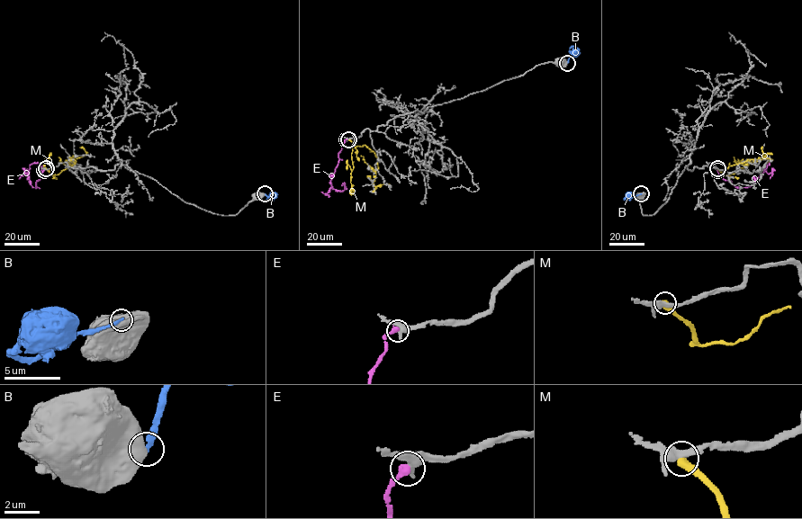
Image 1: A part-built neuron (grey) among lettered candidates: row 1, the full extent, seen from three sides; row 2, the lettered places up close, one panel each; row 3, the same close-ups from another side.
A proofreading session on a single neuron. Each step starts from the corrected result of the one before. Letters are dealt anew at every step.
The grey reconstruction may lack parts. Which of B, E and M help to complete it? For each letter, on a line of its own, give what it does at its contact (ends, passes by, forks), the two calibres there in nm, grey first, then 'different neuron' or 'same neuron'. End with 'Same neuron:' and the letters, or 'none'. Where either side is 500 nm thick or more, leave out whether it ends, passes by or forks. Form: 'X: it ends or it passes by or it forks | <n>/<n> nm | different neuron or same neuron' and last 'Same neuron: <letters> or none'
B: 700/320 nm | different neuron
E: it ends | 400/440 nm | different neuron
M: 400/500 nm | different neuron
Same neuron: none

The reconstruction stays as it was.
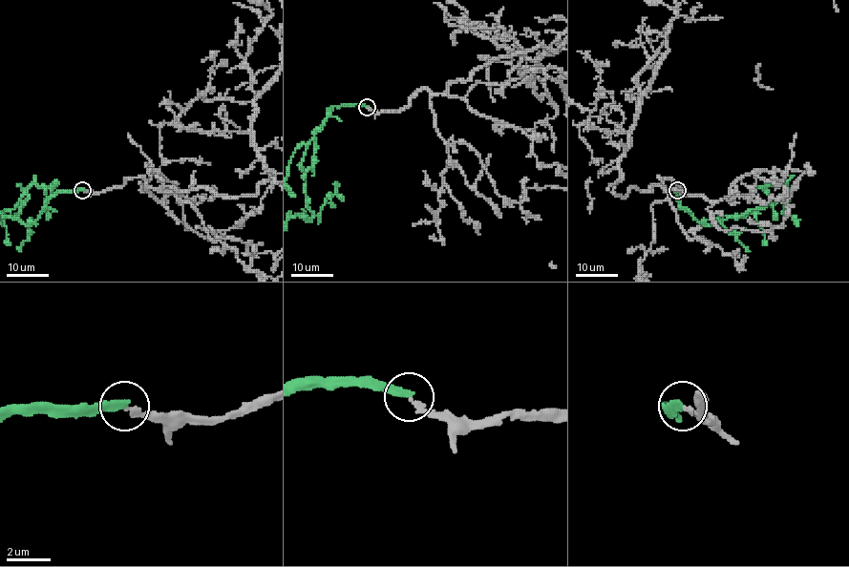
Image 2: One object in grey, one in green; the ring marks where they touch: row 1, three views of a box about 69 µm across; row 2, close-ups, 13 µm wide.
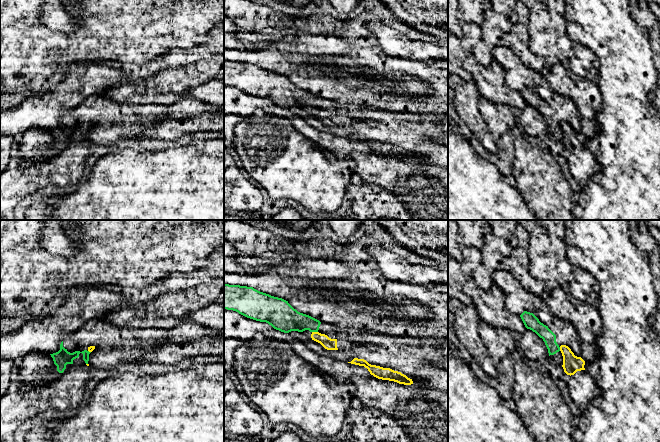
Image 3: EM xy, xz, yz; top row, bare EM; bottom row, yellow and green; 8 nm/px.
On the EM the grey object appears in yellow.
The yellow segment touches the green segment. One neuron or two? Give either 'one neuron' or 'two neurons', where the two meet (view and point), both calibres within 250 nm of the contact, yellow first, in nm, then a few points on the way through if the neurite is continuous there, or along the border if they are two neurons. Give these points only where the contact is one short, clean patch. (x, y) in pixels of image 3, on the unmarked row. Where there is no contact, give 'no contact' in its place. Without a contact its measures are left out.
two neurons; contact xz (315, 108); calibres 100 and 200 nm; border xz (312, 107), (317, 108)

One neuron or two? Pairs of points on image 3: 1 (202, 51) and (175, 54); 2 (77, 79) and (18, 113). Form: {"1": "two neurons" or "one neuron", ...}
{"1": "one neuron", "2": "one neuron"}

